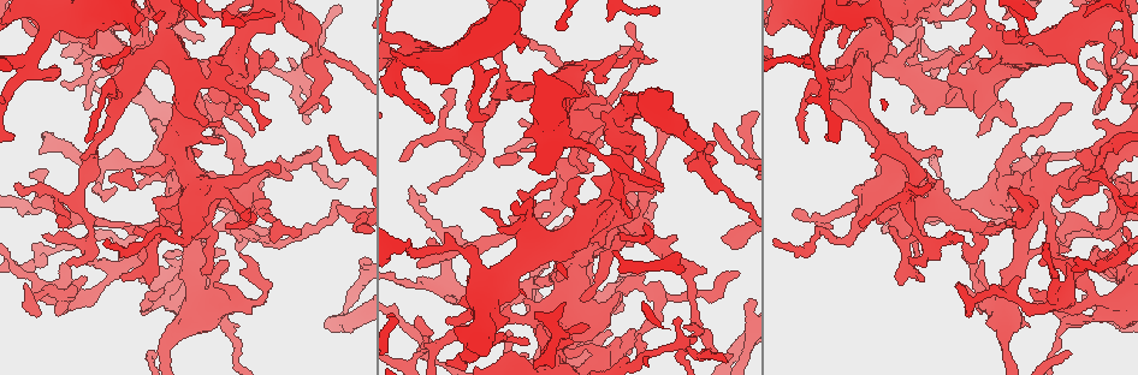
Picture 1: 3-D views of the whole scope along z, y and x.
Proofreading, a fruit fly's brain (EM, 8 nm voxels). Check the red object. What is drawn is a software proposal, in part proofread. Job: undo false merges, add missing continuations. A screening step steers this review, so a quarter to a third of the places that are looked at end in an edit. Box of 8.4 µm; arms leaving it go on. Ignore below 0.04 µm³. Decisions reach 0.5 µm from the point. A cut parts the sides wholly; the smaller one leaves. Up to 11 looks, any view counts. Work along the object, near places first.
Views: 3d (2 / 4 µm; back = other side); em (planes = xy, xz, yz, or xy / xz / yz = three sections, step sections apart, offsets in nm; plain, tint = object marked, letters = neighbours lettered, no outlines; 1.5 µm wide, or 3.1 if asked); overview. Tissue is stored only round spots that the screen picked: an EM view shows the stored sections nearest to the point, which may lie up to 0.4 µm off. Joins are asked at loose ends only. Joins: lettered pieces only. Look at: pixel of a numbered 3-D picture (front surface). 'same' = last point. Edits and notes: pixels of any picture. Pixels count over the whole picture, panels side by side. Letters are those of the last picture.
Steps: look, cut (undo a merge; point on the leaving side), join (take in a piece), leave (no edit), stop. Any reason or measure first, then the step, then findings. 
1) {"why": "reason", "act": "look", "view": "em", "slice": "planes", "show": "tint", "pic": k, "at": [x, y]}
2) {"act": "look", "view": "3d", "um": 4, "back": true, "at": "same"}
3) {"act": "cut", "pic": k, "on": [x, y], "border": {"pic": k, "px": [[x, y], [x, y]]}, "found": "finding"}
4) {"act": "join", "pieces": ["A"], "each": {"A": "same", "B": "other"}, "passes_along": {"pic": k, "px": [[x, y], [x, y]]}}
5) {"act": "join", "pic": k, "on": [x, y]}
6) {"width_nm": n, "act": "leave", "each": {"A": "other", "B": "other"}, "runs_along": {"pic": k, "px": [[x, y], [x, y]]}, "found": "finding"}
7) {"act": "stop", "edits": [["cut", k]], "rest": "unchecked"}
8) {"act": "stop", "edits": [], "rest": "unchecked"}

{"why": "an open end", "act": "look", "view": "3d", "um": 2, "back": true, "pic": 1, "at": [13, 136]}

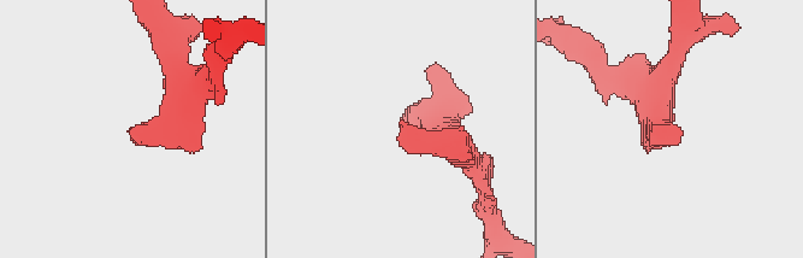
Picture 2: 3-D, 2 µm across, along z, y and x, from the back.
{"why": "shape alone is not enough", "act": "look", "view": "em", "slice": "planes", "show": "letters", "pic": 2, "at": [132, 131]}

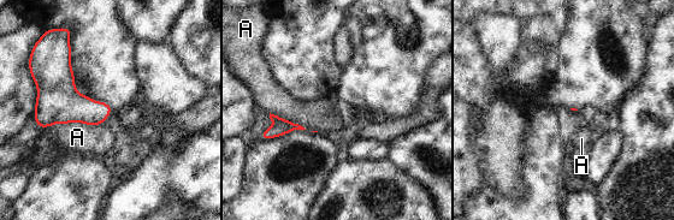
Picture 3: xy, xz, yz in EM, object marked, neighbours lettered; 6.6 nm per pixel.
{"act": "leave", "each": {"A": "other"}, "border": {"pic": 3, "px": [[102, 123], [52, 124], [42, 129]]}, "found": "none of them fits"}

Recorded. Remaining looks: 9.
{"why": "sudden change in width", "act": "look", "view": "em", "slice": "planes", "show": "plain", "pic": 1, "at": [120, 12]}

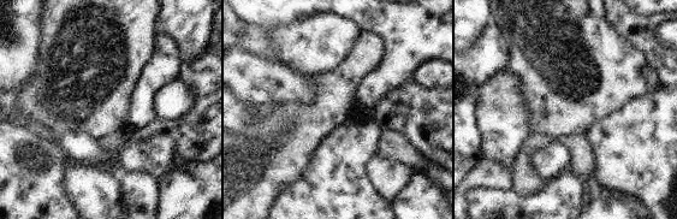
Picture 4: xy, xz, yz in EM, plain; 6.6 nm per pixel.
{"why": "see the neighbours", "act": "look", "view": "em", "slice": "planes", "show": "letters", "at": "same"}

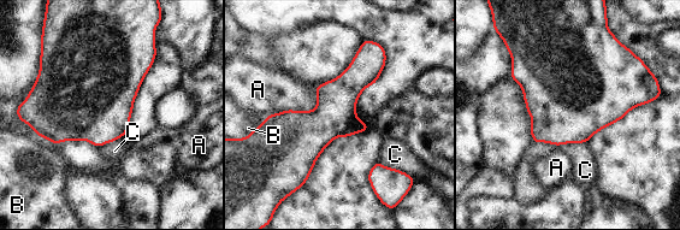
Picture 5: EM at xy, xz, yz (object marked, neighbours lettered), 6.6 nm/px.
{"act": "leave", "each": {"A": "other", "B": "other", "C": "other"}, "border": {"pic": 5, "px": [[586, 142], [568, 142], [563, 145]]}, "found": "one cell here"}

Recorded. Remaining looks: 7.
{"why": "sudden change in width", "act": "look", "view": "em", "slice": "planes", "show": "letters", "pic": 1, "at": [233, 12]}

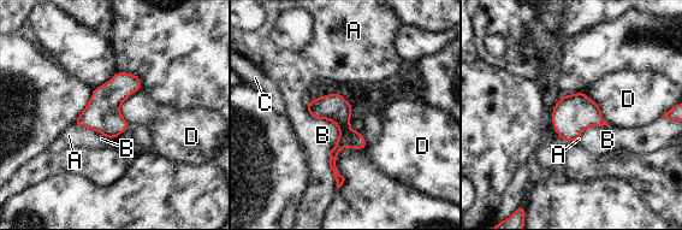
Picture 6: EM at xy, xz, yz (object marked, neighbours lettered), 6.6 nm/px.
{"longest_contact_nm": ["B", 500], "act": "leave", "each": {"A": "other", "B": "other", "C": "other", "D": "other"}, "border": {"pic": 6, "px": [[140, 89], [120, 105], [130, 127]]}, "found": "all the same cell"}

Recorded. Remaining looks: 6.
{"why": "a narrow waist", "act": "look", "view": "3d", "um": 4, "pic": 1, "at": [1019, 36]}

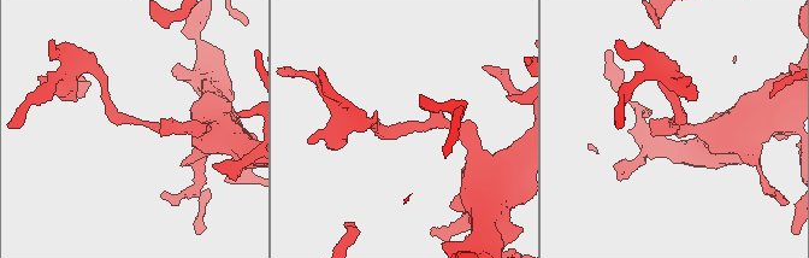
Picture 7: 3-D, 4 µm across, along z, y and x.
{"arm_widths_nm": [160, 200], "act": "look", "view": "em", "slice": "planes", "show": "letters", "pic": 7, "at": [413, 126]}

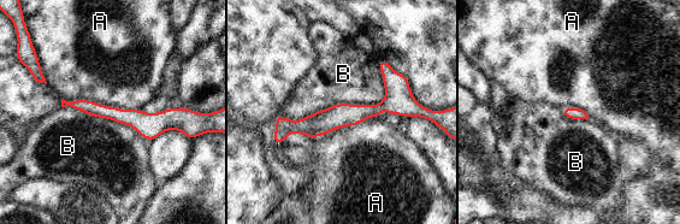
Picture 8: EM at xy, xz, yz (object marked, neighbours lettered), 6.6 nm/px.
{"width_nm": 80, "act": "leave", "each": {"A": "other", "B": "other"}, "runs_along": {"pic": 8, "px": [[414, 107], [340, 115], [276, 137]]}, "found": "continuous, no second cell"}

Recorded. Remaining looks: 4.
{"act": "look", "view": "em", "slice": "planes", "show": "letters", "pic": 1, "at": [1092, 58]}

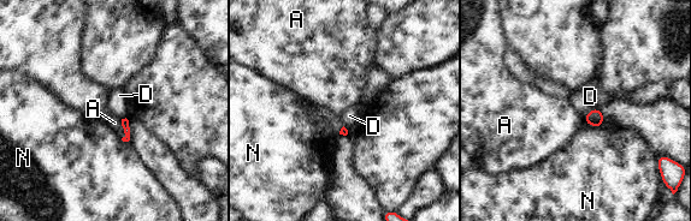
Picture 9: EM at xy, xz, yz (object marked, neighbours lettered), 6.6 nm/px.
{"act": "leave", "each": {"A": "other", "D": "other", "N": "other"}, "border": {"pic": 9, "px": [[598, 107], [591, 109]]}, "found": "none of them fits"}

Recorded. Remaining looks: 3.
{"act": "stop", "edits": [], "rest": "unchecked"}

